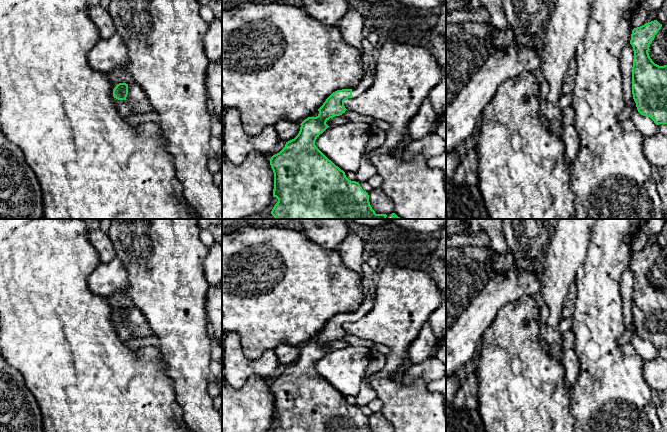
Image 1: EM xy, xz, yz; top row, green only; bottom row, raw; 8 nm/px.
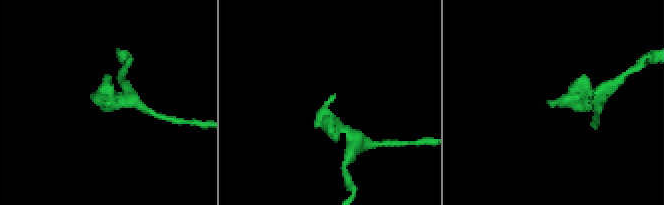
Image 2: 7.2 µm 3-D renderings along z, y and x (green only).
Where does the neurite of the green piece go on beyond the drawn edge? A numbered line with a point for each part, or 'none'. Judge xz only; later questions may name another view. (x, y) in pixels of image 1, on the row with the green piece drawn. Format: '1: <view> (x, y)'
1: xz (367, 80)

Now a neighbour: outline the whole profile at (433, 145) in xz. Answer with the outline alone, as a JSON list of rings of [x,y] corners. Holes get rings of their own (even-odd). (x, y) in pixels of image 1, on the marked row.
[[[432,133],[427,137],[411,142],[403,149],[403,158],[412,160],[416,156],[422,155],[427,160],[439,156],[444,152],[446,142],[436,133]]]

